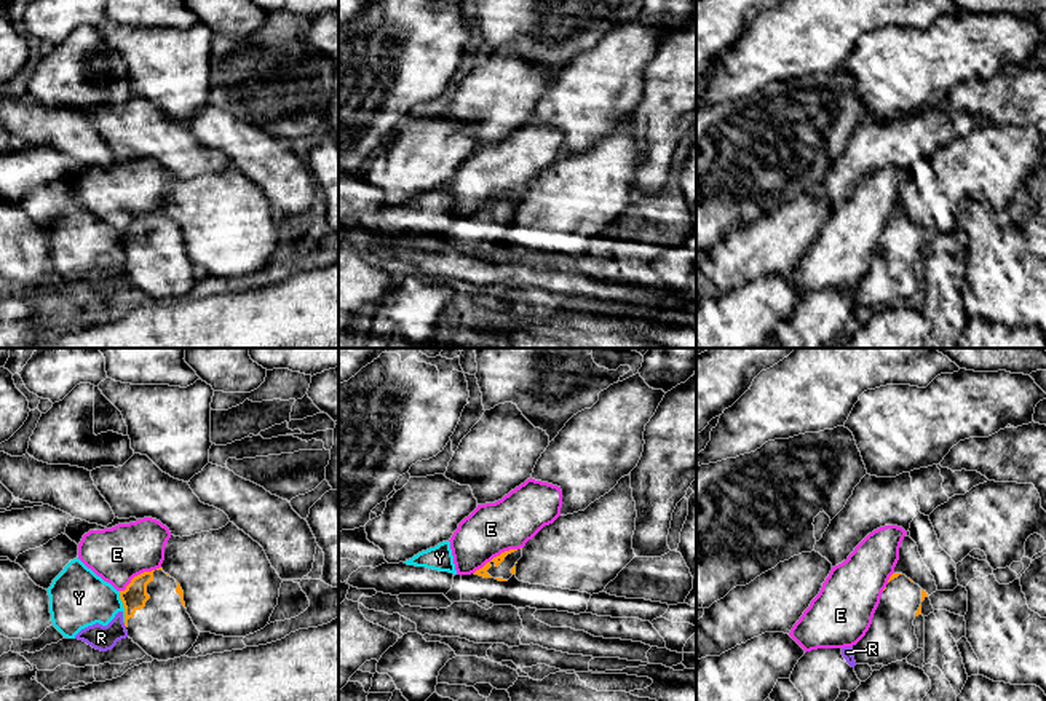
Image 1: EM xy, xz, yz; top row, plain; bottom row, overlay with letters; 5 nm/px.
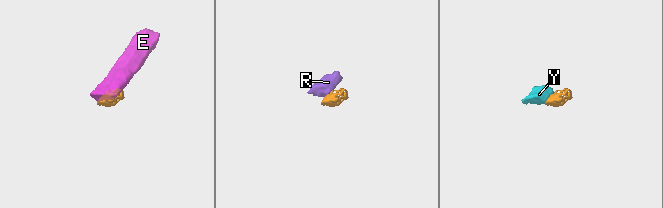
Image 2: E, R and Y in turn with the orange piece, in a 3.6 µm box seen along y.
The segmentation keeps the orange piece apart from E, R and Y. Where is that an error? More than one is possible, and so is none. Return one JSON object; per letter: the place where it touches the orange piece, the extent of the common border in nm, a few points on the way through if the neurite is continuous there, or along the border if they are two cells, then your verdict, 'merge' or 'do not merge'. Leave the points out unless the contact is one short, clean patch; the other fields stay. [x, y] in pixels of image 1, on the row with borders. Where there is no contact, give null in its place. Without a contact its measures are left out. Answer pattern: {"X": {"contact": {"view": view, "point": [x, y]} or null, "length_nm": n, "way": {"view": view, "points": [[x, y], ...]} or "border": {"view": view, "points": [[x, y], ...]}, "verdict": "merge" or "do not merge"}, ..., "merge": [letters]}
{"E": {"contact": {"view": "xy", "point": [141, 574]}, "length_nm": 240, "border": {"view": "xy", "points": [[160, 566], [138, 574], [120, 591]]}, "verdict": "do not merge"}, "R": {"contact": {"view": "xy", "point": [125, 625]}, "length_nm": 30, "border": {"view": "xy", "points": [[123, 623], [126, 626]]}, "verdict": "do not merge"}, "Y": {"contact": {"view": "xy", "point": [123, 605]}, "length_nm": 160, "border": {"view": "xy", "points": [[118, 591], [125, 621]]}, "verdict": "do not merge"}, "merge": []}

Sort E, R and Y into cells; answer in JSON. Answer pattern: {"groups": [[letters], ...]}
{"groups": [["E"], ["R", "Y"]]}

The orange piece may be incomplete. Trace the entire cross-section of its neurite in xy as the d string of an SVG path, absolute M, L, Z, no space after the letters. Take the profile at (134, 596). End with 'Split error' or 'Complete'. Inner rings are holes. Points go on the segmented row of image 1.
M161 567L134 576L120 599L128 637L153 659L185 656L196 642L200 631L187 613L184 591Z. Split error

